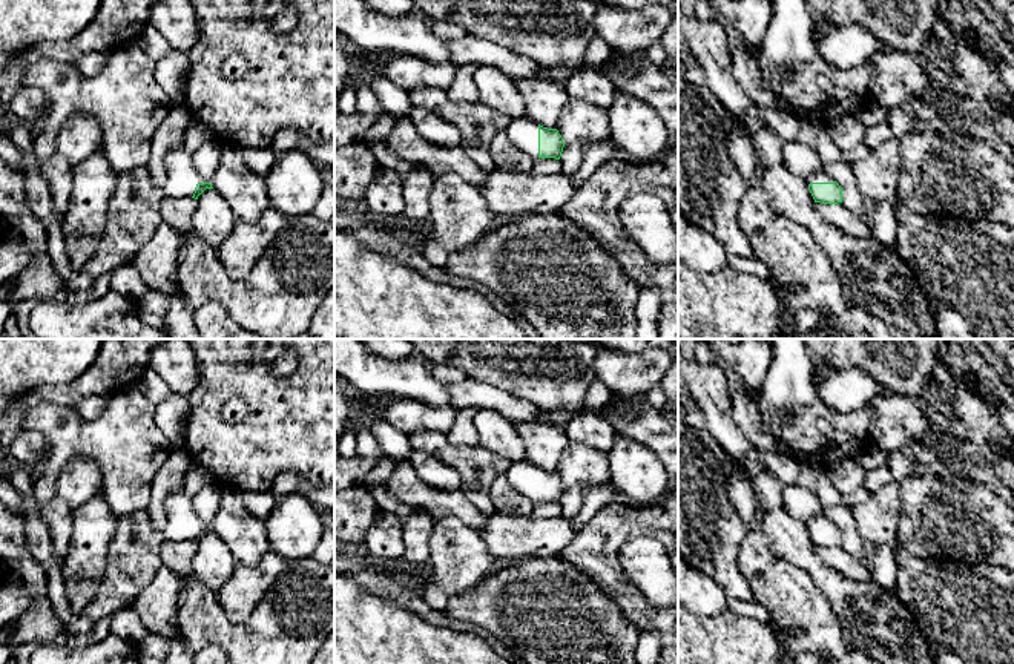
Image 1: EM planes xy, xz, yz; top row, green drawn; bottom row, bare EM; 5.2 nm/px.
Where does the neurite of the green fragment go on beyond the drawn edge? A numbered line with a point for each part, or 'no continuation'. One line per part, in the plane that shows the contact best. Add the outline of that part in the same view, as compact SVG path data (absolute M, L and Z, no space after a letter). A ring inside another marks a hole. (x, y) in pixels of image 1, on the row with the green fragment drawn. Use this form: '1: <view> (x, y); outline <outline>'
1: xz (523, 134); outline M531 118L514 120L505 130L512 146L534 161L538 158L538 124L535 121Z

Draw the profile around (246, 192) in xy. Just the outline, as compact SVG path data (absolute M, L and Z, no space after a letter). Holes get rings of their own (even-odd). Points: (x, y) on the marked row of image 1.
M221 144L219 167L210 184L239 221L256 222L270 207L265 179L249 169L239 146Z

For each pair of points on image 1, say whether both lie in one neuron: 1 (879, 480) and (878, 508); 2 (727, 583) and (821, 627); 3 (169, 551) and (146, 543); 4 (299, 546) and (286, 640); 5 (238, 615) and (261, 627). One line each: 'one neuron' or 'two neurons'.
1: two neurons
2: two neurons
3: two neurons
4: two neurons
5: two neurons

